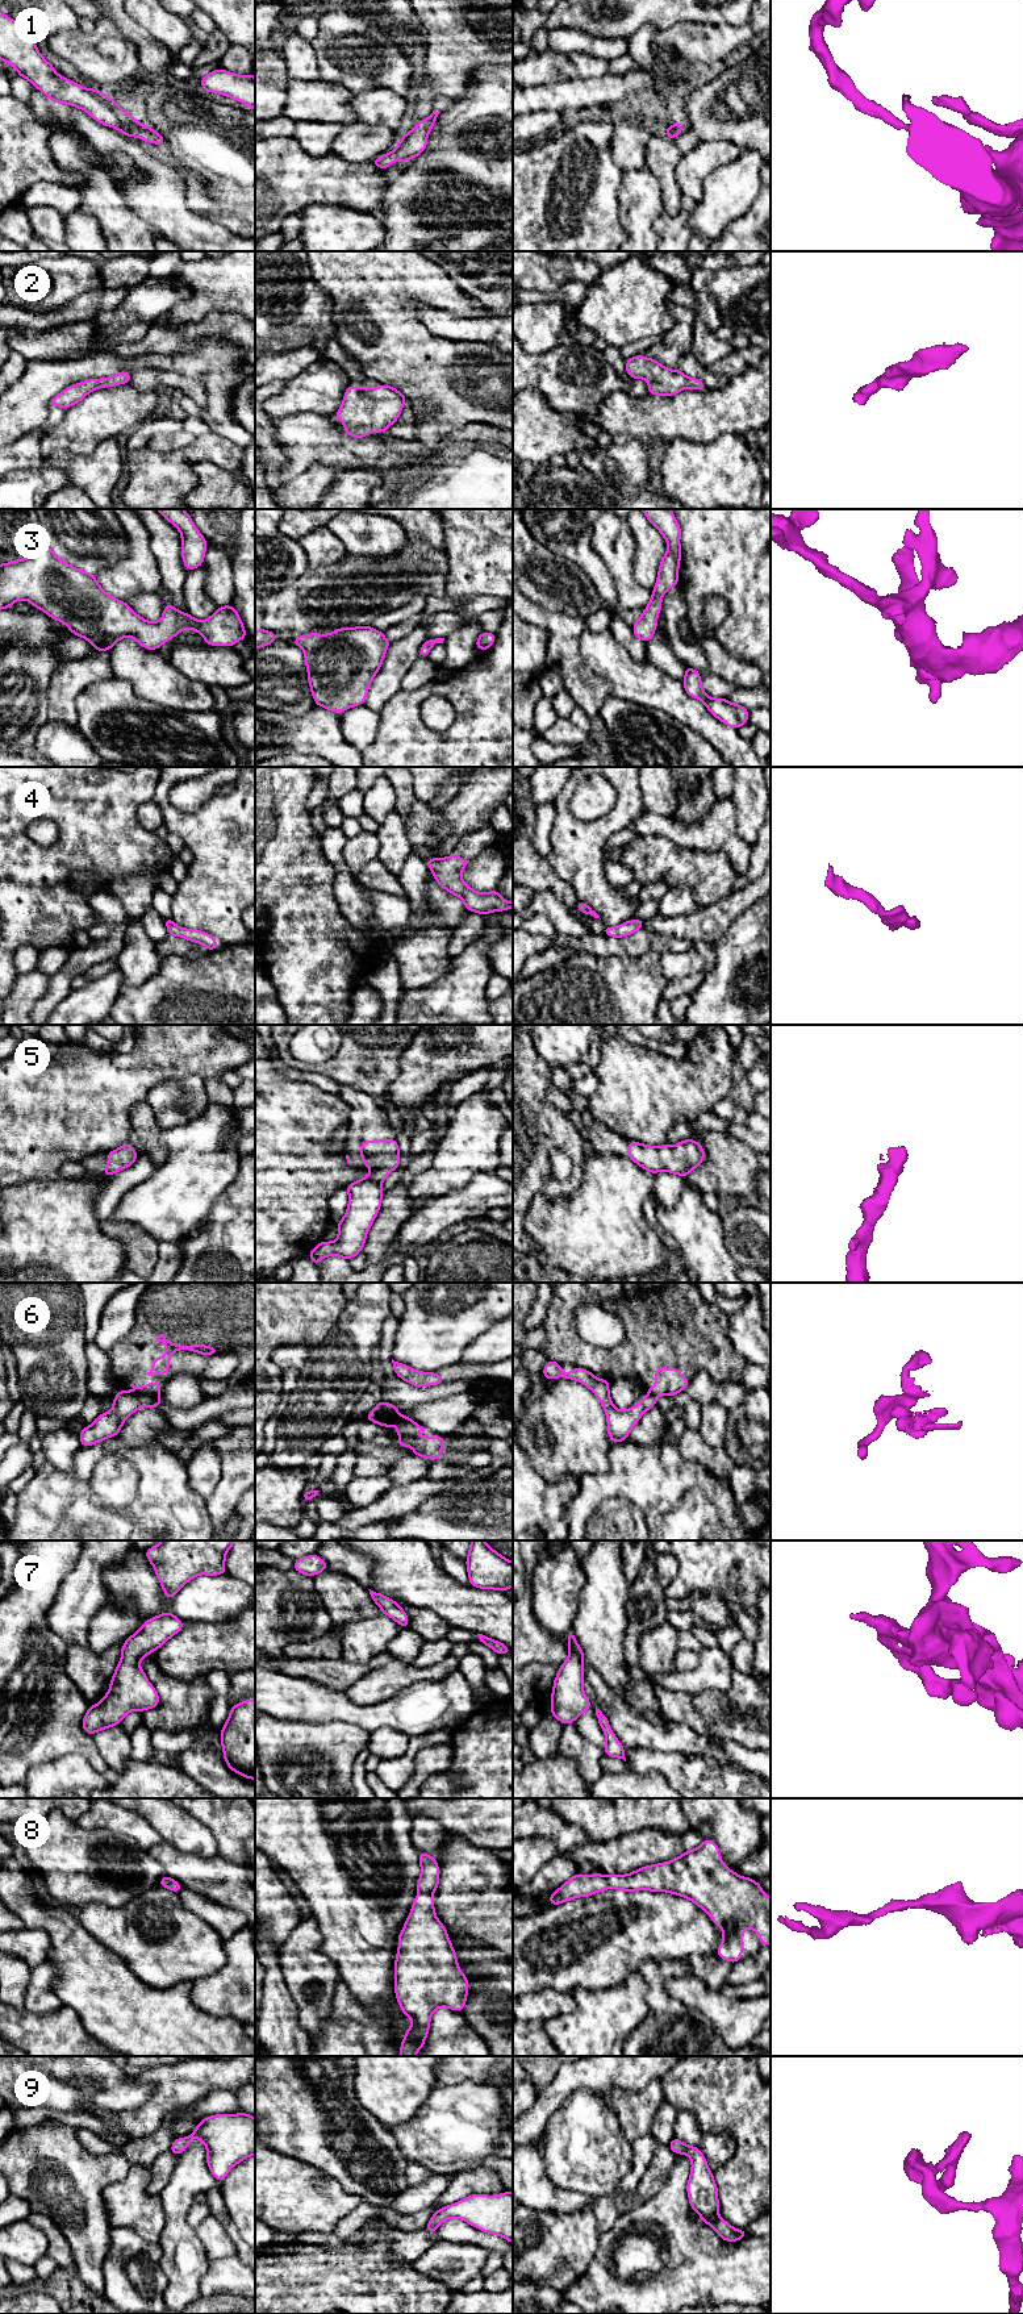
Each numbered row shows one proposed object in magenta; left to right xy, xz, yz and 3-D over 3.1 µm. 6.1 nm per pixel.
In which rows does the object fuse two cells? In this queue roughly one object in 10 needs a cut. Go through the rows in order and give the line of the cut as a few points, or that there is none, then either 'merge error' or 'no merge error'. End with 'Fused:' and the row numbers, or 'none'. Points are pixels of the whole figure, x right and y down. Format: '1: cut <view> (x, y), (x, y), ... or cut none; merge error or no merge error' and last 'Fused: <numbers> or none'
1: cut none; no merge error
2: cut none; no merge error
3: cut none; no merge error
4: cut none; no merge error
5: cut none; no merge error
6: cut xy (142, 1393), (157, 1396); merge error
7: cut none; no merge error
8: cut none; no merge error
9: cut none; no merge error
Fused: 6

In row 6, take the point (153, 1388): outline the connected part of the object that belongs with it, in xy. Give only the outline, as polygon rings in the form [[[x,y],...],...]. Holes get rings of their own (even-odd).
[[[150,1383],[147,1385],[142,1385],[142,1387],[135,1387],[134,1384],[130,1384],[131,1388],[134,1388],[135,1391],[141,1392],[142,1394],[150,1394],[150,1396],[158,1396],[160,1393],[160,1383]]]

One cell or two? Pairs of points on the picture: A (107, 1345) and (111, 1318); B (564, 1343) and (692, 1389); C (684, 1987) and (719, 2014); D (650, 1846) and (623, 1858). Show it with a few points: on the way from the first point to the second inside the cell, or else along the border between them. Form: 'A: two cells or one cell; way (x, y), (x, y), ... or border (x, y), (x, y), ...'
A: one cell; way (107, 1338), (111, 1325)
B: two cells; border (717, 1383), (705, 1372), (697, 1371), (684, 1389)
C: one cell; way (693, 1993), (710, 2005)
D: one cell; way (643, 1847), (630, 1851)

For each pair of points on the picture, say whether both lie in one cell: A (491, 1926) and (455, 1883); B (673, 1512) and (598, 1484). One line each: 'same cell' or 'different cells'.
A: same cell
B: same cell

